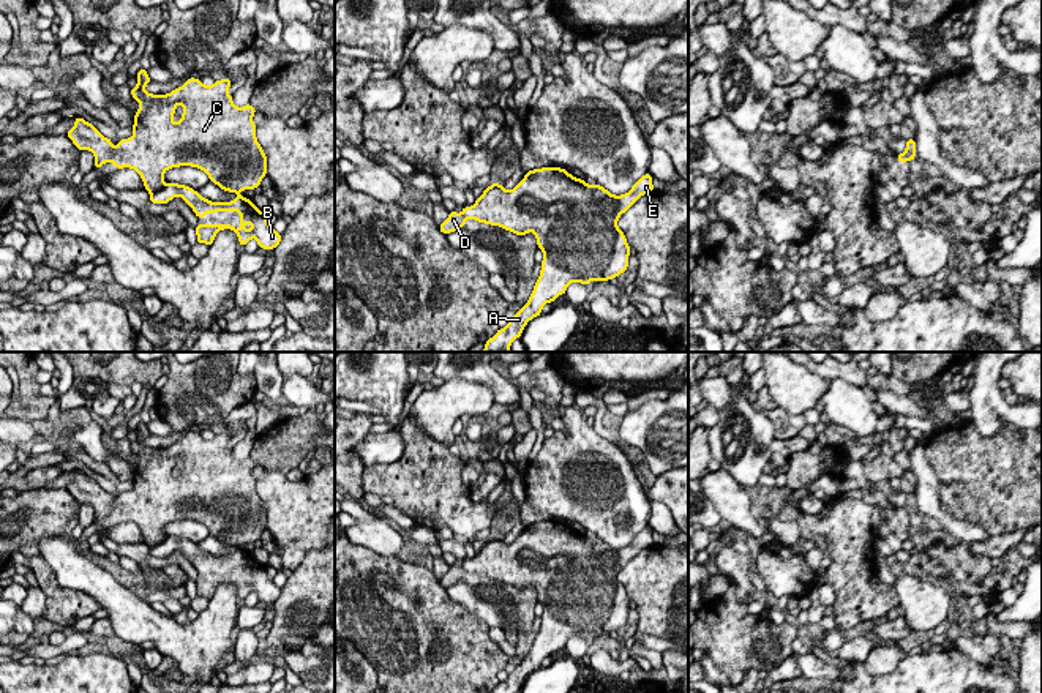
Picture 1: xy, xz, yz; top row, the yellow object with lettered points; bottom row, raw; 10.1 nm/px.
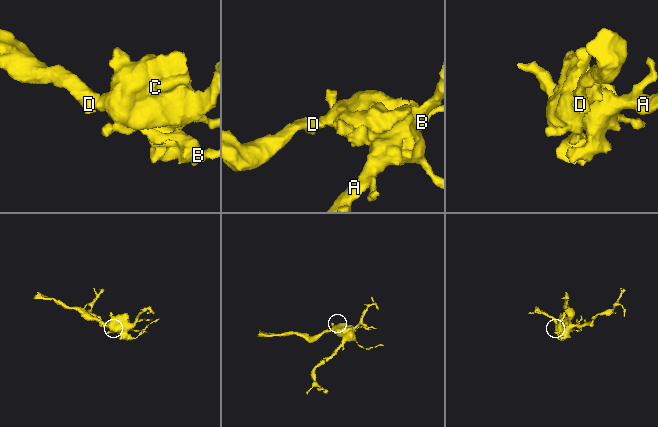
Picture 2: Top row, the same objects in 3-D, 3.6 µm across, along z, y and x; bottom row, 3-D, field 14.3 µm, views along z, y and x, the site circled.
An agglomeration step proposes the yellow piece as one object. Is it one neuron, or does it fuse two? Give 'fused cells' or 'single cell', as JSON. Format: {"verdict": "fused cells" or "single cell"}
{"verdict": "fused cells"}

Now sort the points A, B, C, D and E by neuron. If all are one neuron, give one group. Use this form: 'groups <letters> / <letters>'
groups A B C E / D

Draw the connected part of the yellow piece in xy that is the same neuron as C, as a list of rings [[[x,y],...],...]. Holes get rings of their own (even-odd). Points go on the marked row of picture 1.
[[[141,68],[137,73],[137,85],[131,88],[133,98],[139,103],[139,111],[134,114],[134,133],[131,137],[118,140],[111,163],[117,169],[134,169],[141,175],[153,204],[164,205],[178,196],[193,208],[197,218],[216,212],[240,213],[238,229],[232,224],[197,224],[197,243],[210,246],[219,230],[231,229],[238,235],[242,246],[251,238],[256,238],[259,248],[265,251],[275,249],[281,242],[281,234],[268,224],[265,212],[260,212],[251,199],[245,199],[240,194],[245,189],[260,186],[262,178],[267,175],[267,156],[257,142],[256,125],[253,122],[256,109],[251,104],[238,107],[232,103],[232,95],[227,93],[232,85],[231,79],[204,85],[201,79],[189,77],[182,87],[166,95],[148,93],[145,90],[148,82],[152,81],[147,69]],[[180,166],[204,170],[210,182],[224,191],[235,193],[237,197],[231,202],[212,202],[189,186],[178,183],[166,185],[164,172]]]

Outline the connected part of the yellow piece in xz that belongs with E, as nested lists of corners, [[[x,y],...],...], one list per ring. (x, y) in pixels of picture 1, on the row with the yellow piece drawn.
[[[560,167],[526,172],[510,191],[500,183],[485,188],[463,215],[516,235],[532,232],[543,251],[540,276],[527,303],[489,338],[483,352],[510,352],[510,346],[546,303],[572,283],[609,281],[628,267],[630,245],[617,219],[641,196],[652,193],[652,175],[643,175],[628,193],[616,196]]]

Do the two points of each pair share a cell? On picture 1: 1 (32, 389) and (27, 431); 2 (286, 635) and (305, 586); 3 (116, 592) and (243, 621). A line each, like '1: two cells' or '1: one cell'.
1: two cells
2: one cell
3: two cells

